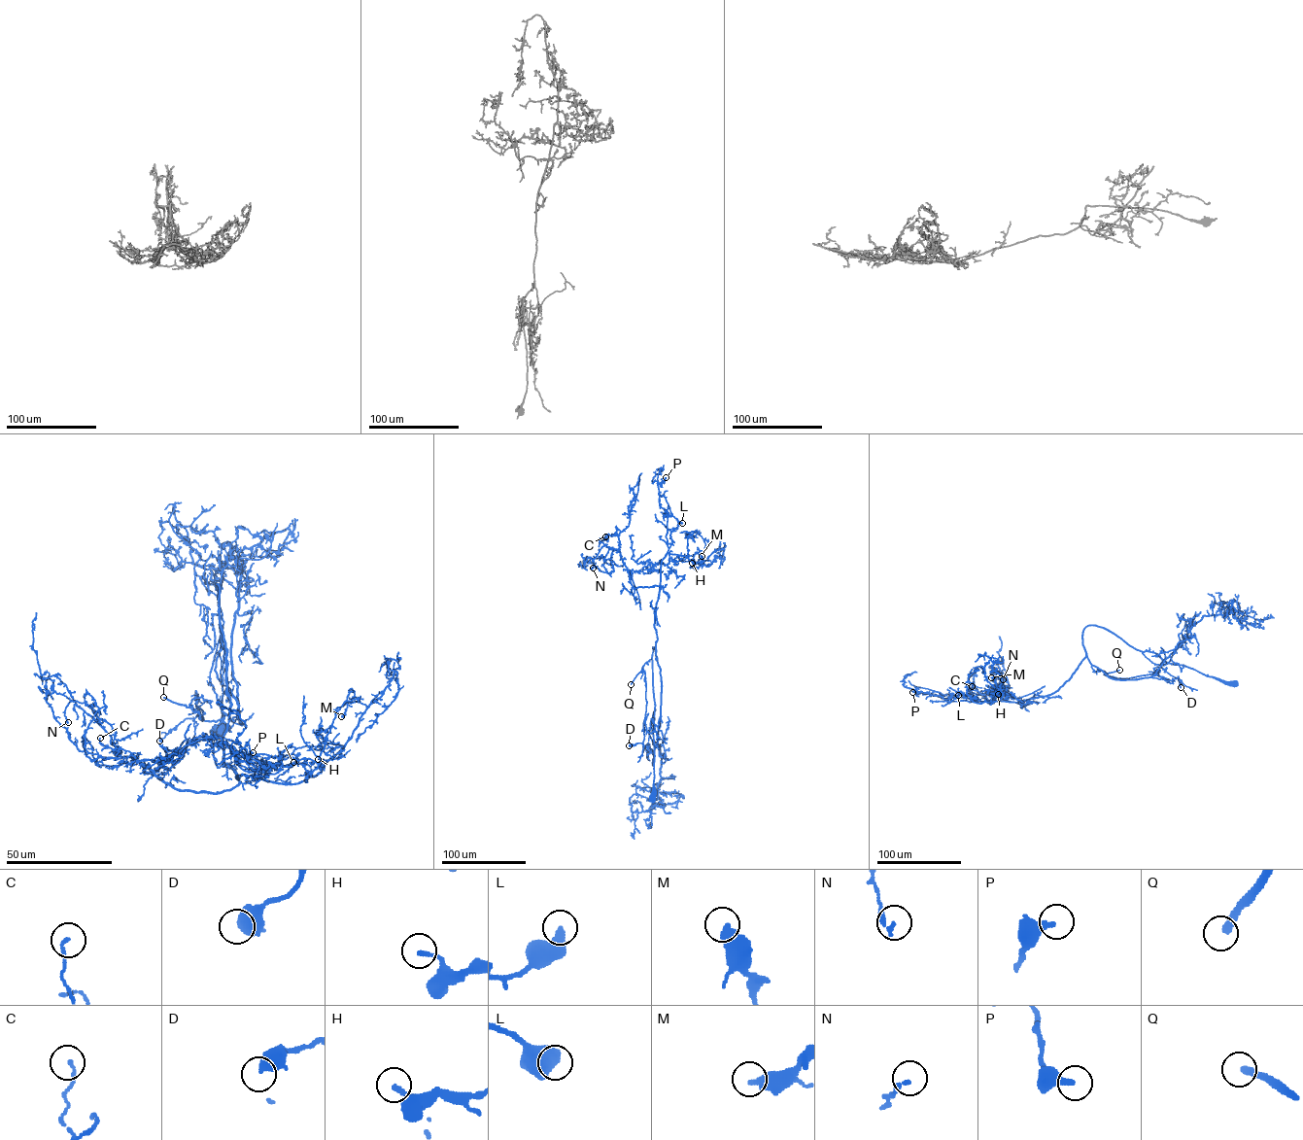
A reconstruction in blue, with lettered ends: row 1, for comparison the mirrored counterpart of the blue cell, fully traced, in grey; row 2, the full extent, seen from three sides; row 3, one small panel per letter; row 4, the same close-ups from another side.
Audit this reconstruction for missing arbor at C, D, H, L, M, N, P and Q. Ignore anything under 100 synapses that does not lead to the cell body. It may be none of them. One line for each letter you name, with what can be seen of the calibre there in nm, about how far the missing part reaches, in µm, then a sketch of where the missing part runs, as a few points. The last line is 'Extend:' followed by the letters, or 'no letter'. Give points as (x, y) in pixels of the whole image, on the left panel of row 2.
Q: calibre 280 nm; missing 100 µm; course (163, 697), (149, 686), (134, 683), (148, 702), (169, 717), (189, 721), (187, 707)
Extend: Q

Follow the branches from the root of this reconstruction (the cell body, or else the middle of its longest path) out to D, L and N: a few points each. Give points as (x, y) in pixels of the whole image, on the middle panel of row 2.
D: (652, 800), (653, 647), (661, 677), (658, 725), (650, 733), (644, 721), (643, 742), (629, 745)
L: (652, 800), (654, 610), (661, 562), (668, 548), (668, 518), (673, 516), (682, 523)
N: (652, 800), (652, 656), (661, 586), (634, 588), (618, 549), (611, 553), (613, 570), (593, 568)

